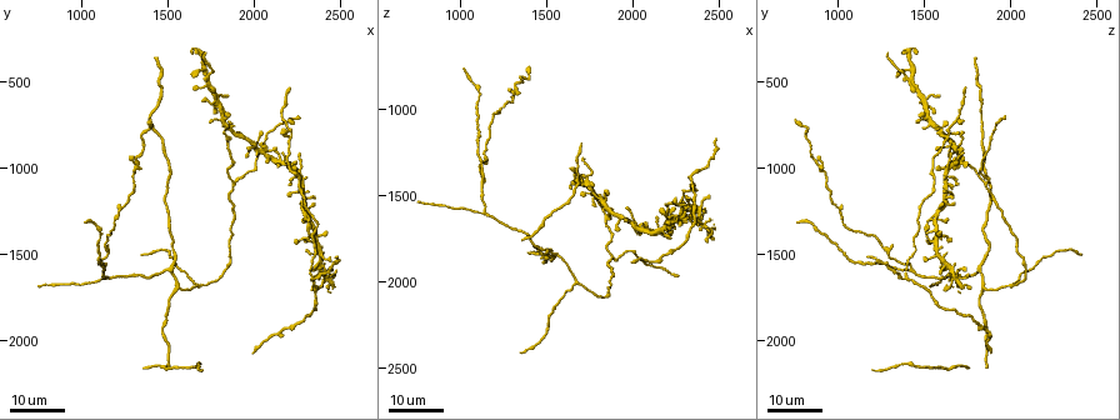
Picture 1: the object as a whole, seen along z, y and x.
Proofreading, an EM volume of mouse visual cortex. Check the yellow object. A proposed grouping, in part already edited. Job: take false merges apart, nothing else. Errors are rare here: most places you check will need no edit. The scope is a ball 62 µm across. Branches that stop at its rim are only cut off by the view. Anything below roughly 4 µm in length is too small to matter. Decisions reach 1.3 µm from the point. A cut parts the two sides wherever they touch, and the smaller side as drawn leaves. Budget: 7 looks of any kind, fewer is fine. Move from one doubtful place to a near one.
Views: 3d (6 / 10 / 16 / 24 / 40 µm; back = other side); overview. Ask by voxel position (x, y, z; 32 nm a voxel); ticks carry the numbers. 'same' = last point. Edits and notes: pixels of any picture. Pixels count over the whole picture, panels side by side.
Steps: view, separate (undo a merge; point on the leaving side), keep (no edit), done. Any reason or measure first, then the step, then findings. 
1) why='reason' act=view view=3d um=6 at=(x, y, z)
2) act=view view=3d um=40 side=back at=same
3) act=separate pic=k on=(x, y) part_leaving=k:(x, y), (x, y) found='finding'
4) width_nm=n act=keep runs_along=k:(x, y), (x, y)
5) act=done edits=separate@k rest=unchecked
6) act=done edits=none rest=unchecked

why='three-way junction' act=view view=3d um=24 at=(1140, 1600, 1420)

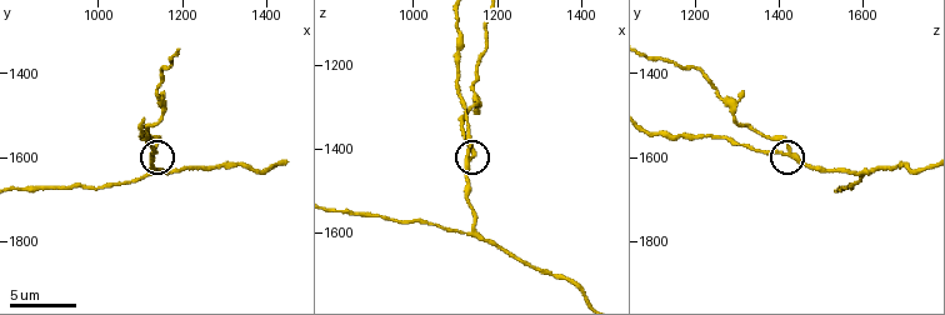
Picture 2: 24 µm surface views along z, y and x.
act=view view=3d um=10 at=(1135, 1580, 1430)

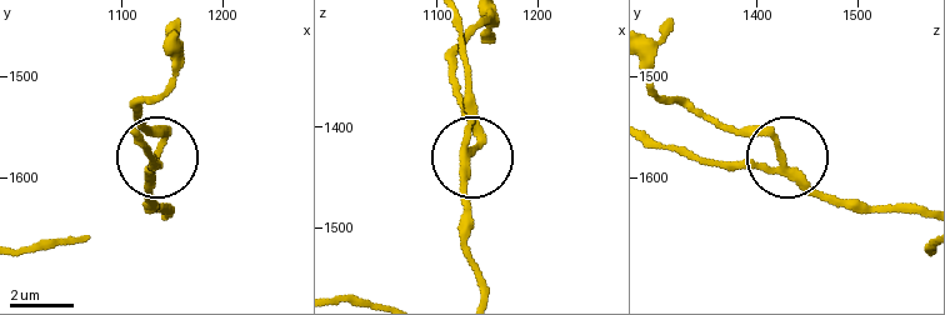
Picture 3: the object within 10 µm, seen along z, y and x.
arms=3 act=keep runs_along=3:(483, 294), (466, 245), (466, 71) found='continuous, no second neuron'

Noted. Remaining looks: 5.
why='arms part here' act=view view=3d um=10 at=(1140, 1635, 1590)

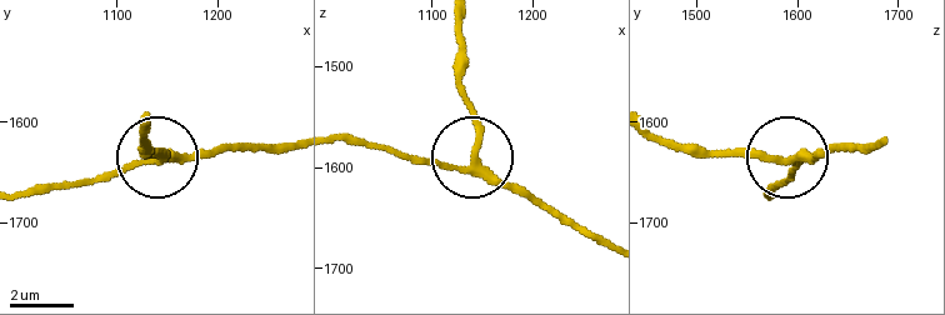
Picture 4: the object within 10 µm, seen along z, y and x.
act=view view=3d um=6 at=(1140, 1636, 1590)

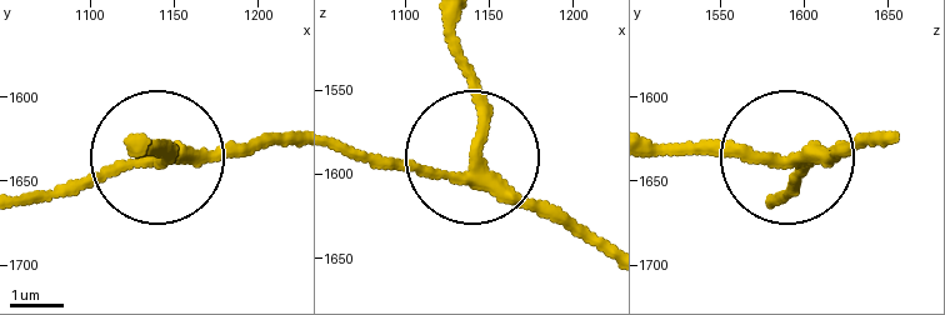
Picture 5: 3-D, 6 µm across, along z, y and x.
arms=3 act=keep found='one neuron here'

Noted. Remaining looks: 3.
why='branch point' act=view view=3d um=16 at=(1880, 1080, 1840)

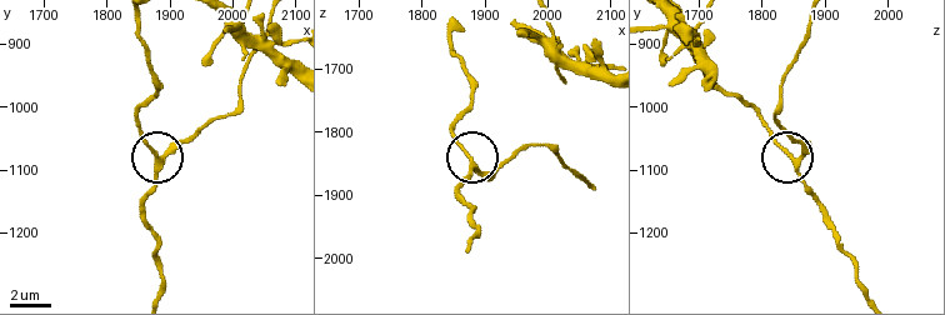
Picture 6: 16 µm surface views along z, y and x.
act=view view=3d um=10 at=(1885, 1085, 1855)

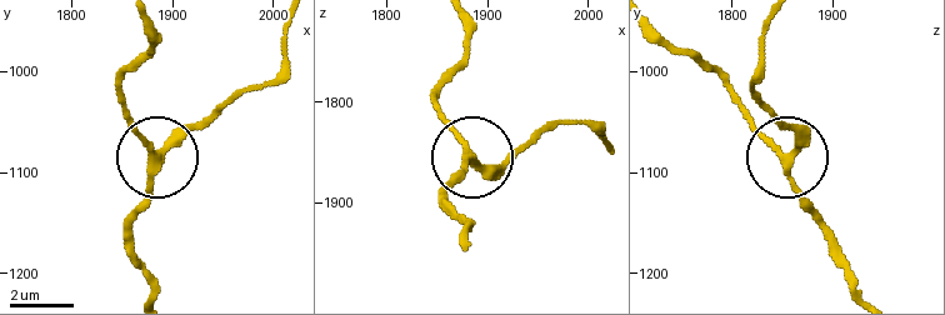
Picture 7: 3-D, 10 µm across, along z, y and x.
width_nm=250 act=keep found='all the same neuron'

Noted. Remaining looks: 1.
act=done edits=none rest=unchecked

